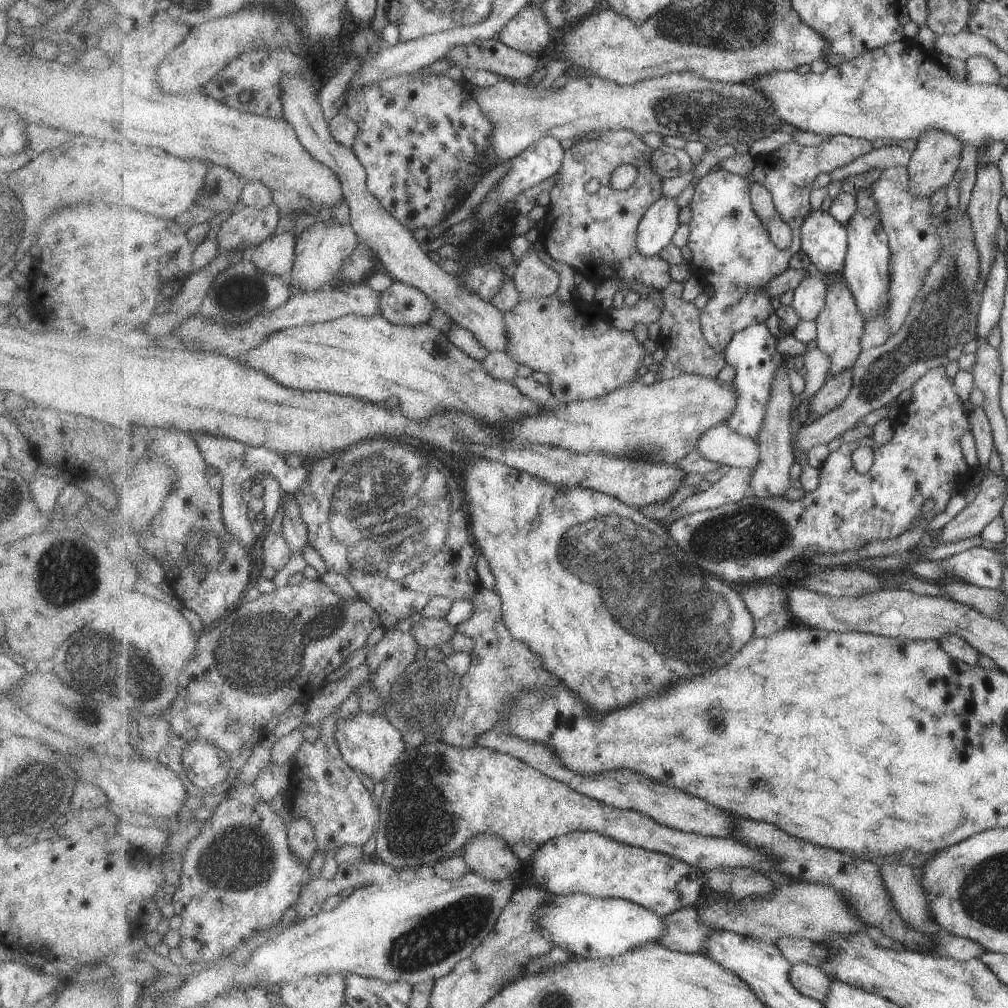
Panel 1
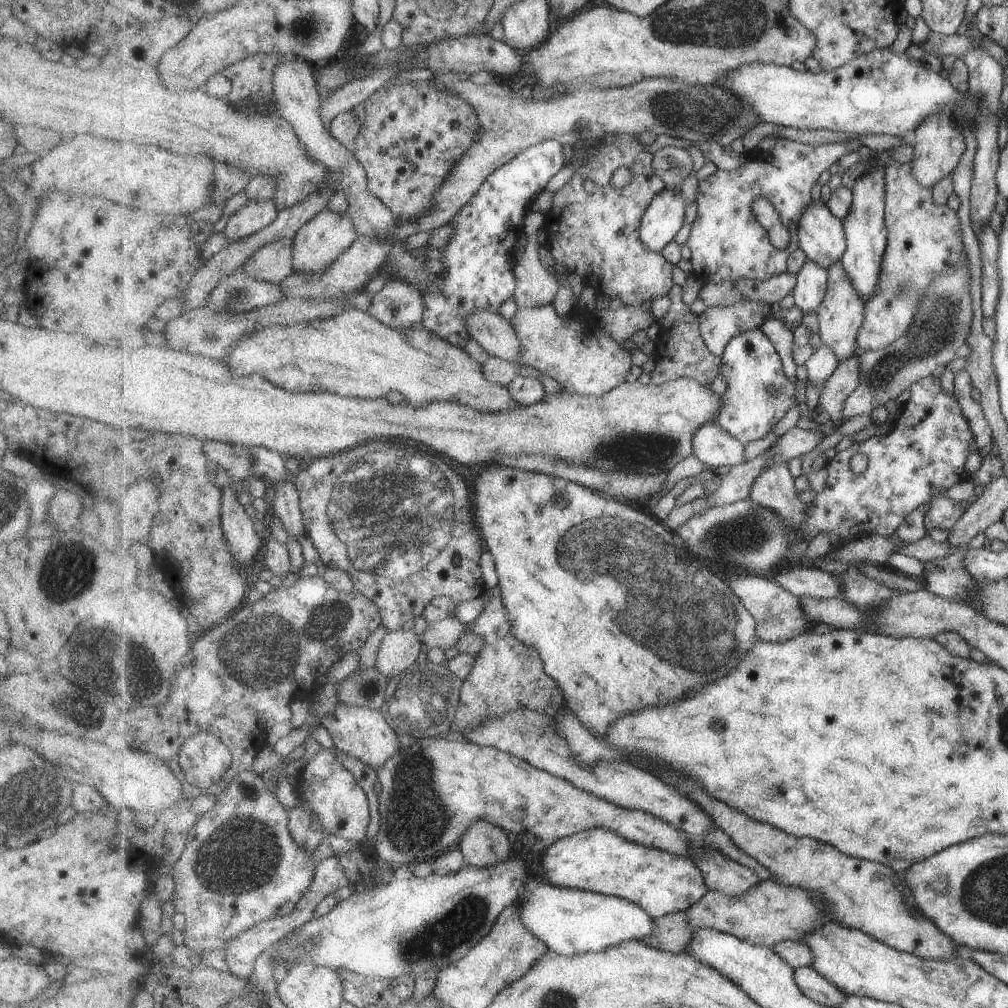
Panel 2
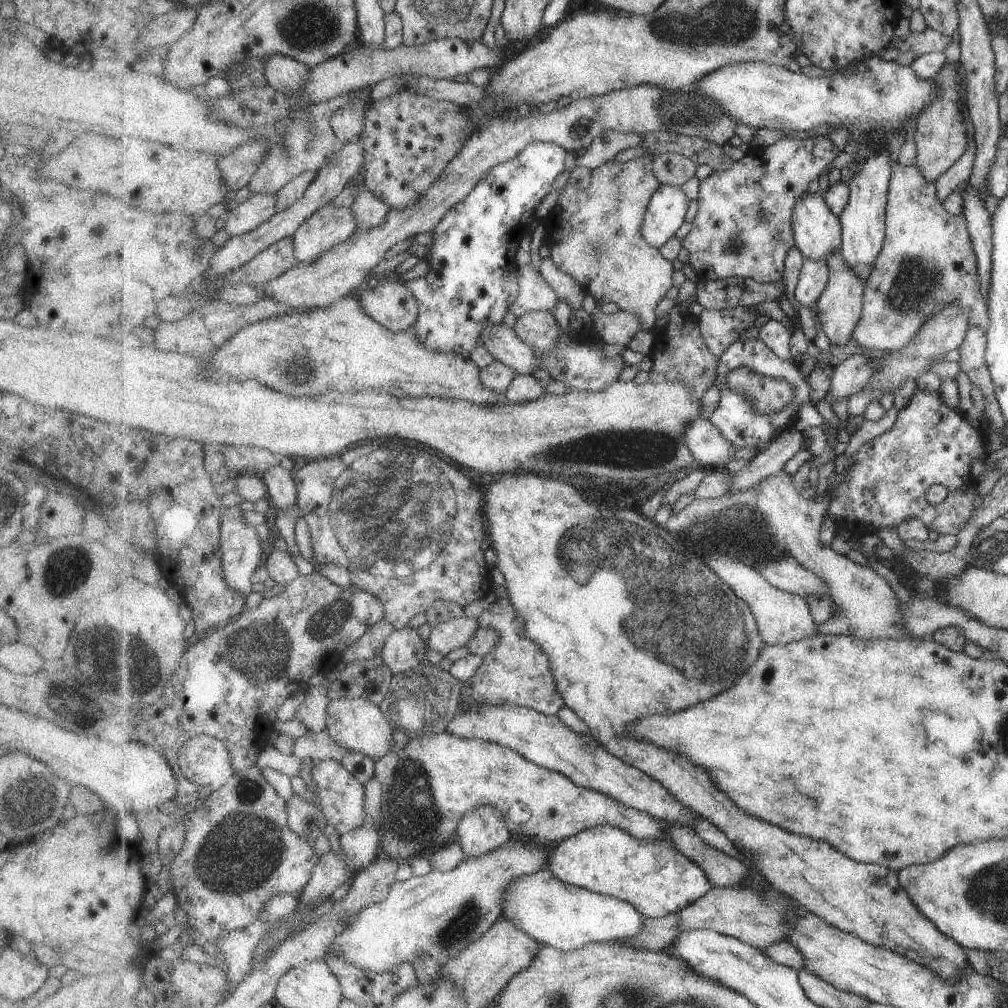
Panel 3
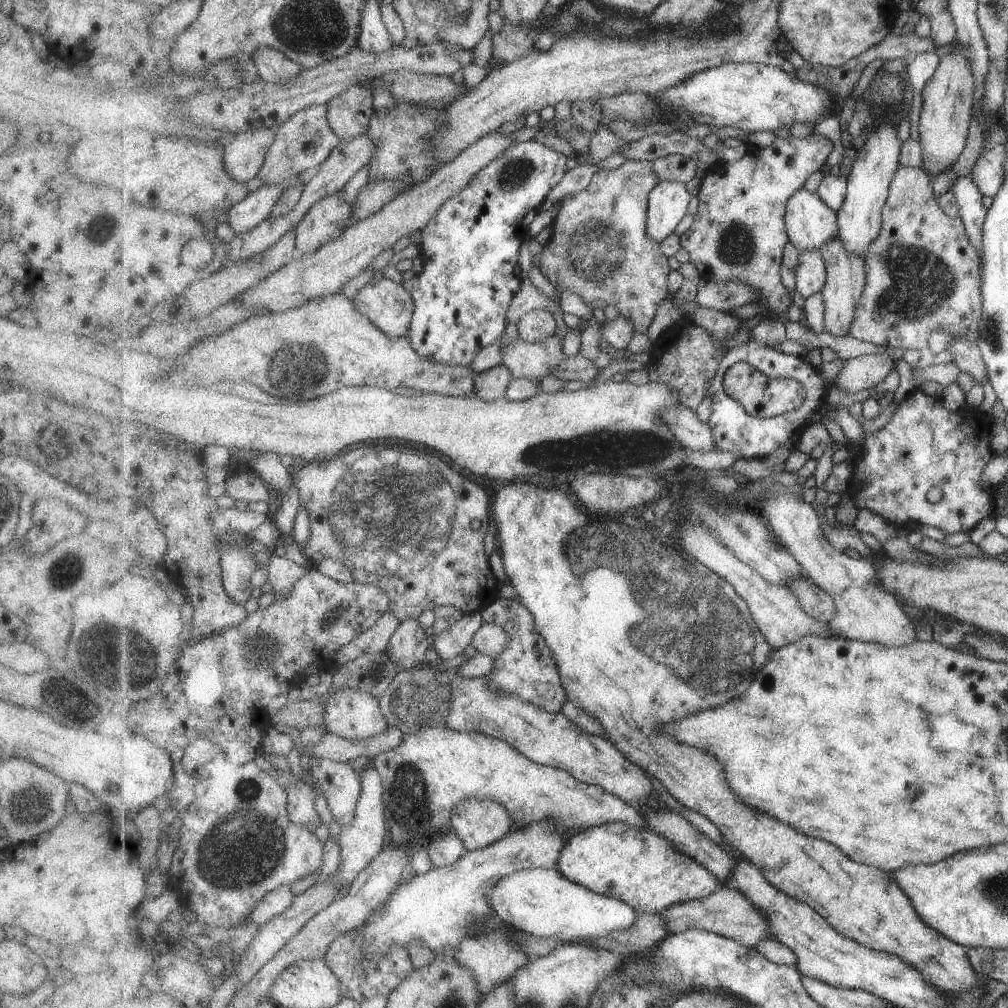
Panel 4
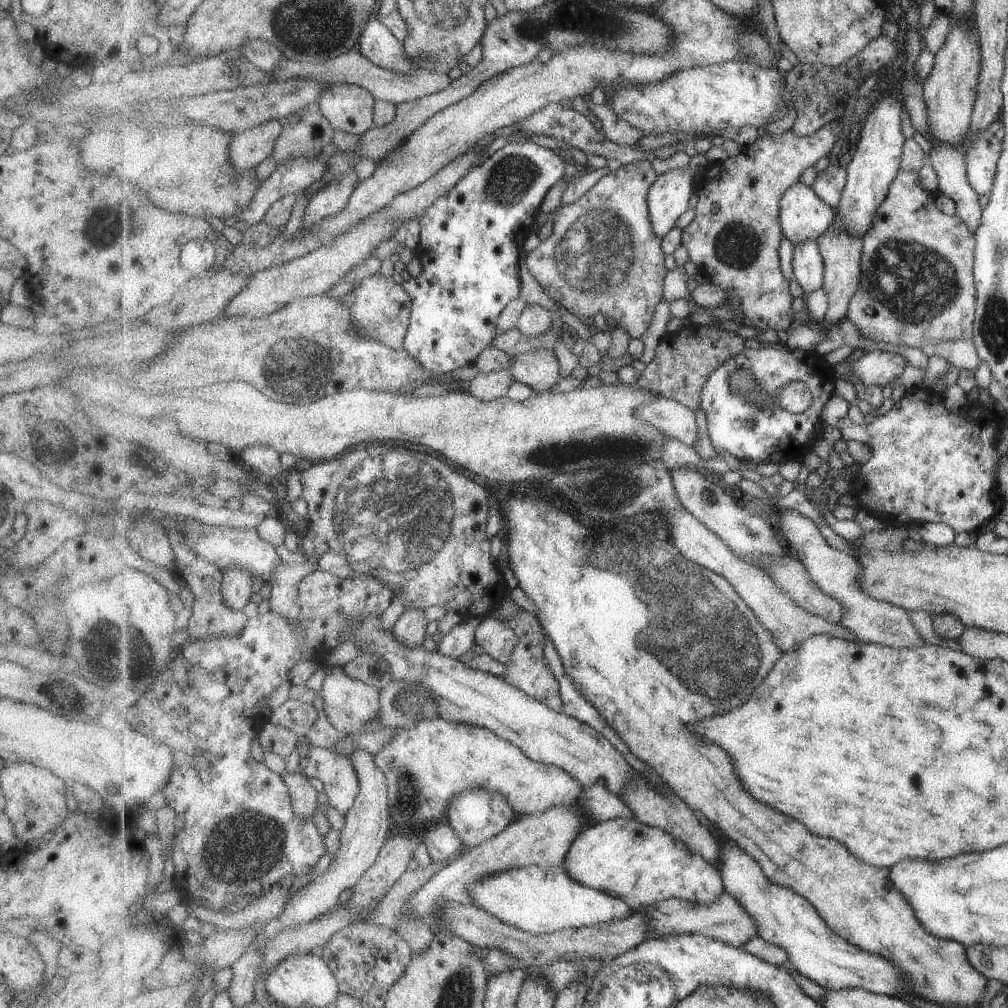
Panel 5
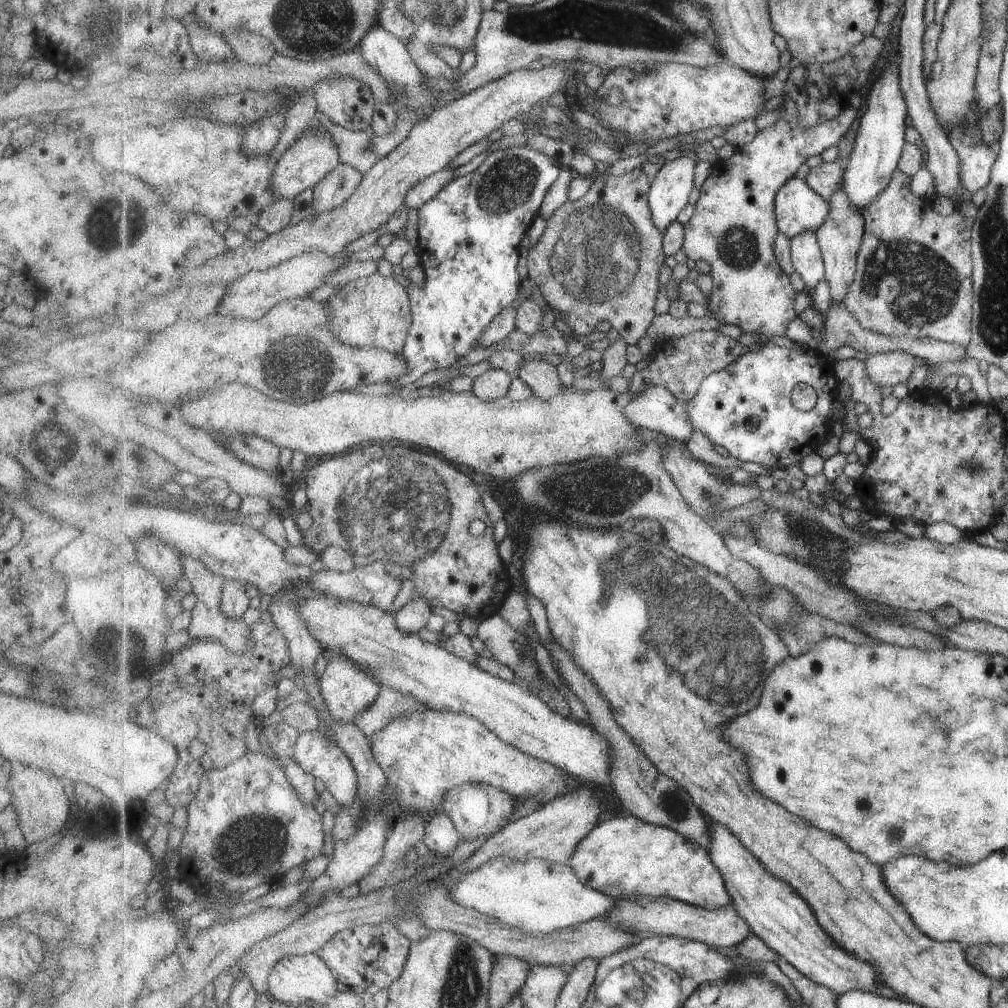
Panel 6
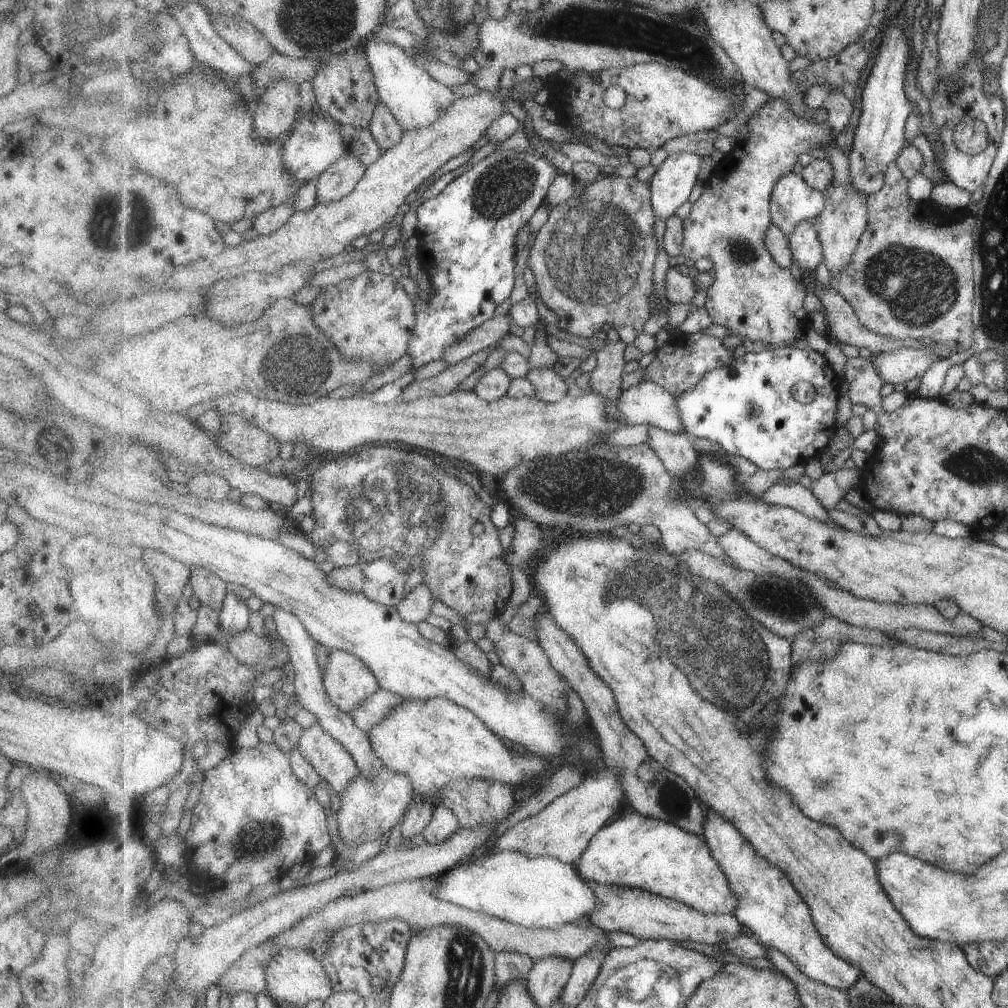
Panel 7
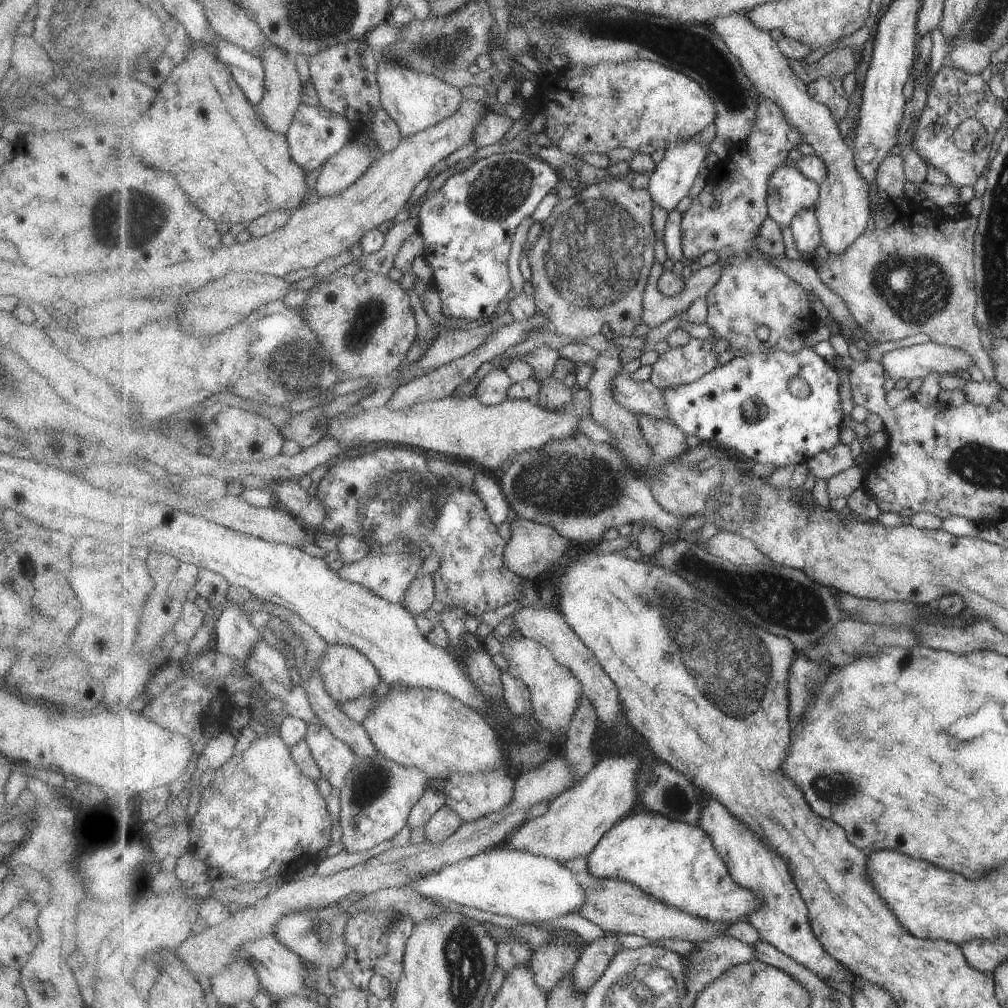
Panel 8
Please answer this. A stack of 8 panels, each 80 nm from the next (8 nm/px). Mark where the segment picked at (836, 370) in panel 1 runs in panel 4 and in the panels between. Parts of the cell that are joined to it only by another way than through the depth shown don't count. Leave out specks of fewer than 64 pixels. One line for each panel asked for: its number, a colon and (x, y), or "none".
2: (841, 314)
3: (840, 307)
4: (846, 279)

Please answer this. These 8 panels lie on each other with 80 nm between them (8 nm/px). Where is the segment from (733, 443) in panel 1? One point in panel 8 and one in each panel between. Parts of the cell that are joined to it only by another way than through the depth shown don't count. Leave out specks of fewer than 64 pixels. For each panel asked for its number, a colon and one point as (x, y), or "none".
2: (714, 446)
3: (712, 451)
4: (693, 434)
5: (677, 421)
6: (656, 408)
7: (647, 402)
8: (642, 397)

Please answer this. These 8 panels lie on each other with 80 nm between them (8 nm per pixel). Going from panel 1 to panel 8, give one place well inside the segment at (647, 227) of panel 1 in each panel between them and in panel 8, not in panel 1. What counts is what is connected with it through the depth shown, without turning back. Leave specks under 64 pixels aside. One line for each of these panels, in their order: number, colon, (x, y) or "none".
2: (664, 217)
3: (668, 207)
4: (669, 201)
5: (669, 196)
6: (673, 183)
7: (672, 183)
8: (670, 183)

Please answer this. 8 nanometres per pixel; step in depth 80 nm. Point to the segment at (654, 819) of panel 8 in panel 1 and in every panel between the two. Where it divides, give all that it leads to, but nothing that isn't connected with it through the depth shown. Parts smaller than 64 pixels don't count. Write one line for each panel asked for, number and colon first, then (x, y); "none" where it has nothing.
1: (588, 863)
2: (600, 860)
3: (655, 876)
4: (644, 868)
5: (643, 865)
6: (624, 857)
7: (636, 851)

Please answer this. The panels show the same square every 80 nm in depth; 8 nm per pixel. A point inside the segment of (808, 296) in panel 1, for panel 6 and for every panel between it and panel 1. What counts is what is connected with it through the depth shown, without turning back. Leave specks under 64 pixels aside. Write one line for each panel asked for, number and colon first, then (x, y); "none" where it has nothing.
2: (812, 285)
3: (814, 276)
4: (811, 273)
5: (809, 267)
6: (807, 256)

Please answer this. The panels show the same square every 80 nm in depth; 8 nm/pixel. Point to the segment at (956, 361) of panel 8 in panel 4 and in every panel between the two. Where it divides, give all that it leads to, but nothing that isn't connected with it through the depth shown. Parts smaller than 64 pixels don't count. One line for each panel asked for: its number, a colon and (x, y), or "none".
4: (867, 371)
5: (882, 368)
6: (885, 369)
7: (900, 365)

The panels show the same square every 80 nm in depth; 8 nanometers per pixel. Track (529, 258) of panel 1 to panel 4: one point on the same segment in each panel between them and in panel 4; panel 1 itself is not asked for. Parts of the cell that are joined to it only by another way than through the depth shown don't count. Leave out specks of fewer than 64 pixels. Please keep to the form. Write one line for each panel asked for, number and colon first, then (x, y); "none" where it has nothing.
2: (536, 286)
3: (535, 294)
4: (529, 298)

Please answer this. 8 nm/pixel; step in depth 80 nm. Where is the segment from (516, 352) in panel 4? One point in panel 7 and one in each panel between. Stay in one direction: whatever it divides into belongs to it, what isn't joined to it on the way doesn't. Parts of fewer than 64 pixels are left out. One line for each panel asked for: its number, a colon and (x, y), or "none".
5: (540, 369)
6: (544, 378)
7: (551, 388)

